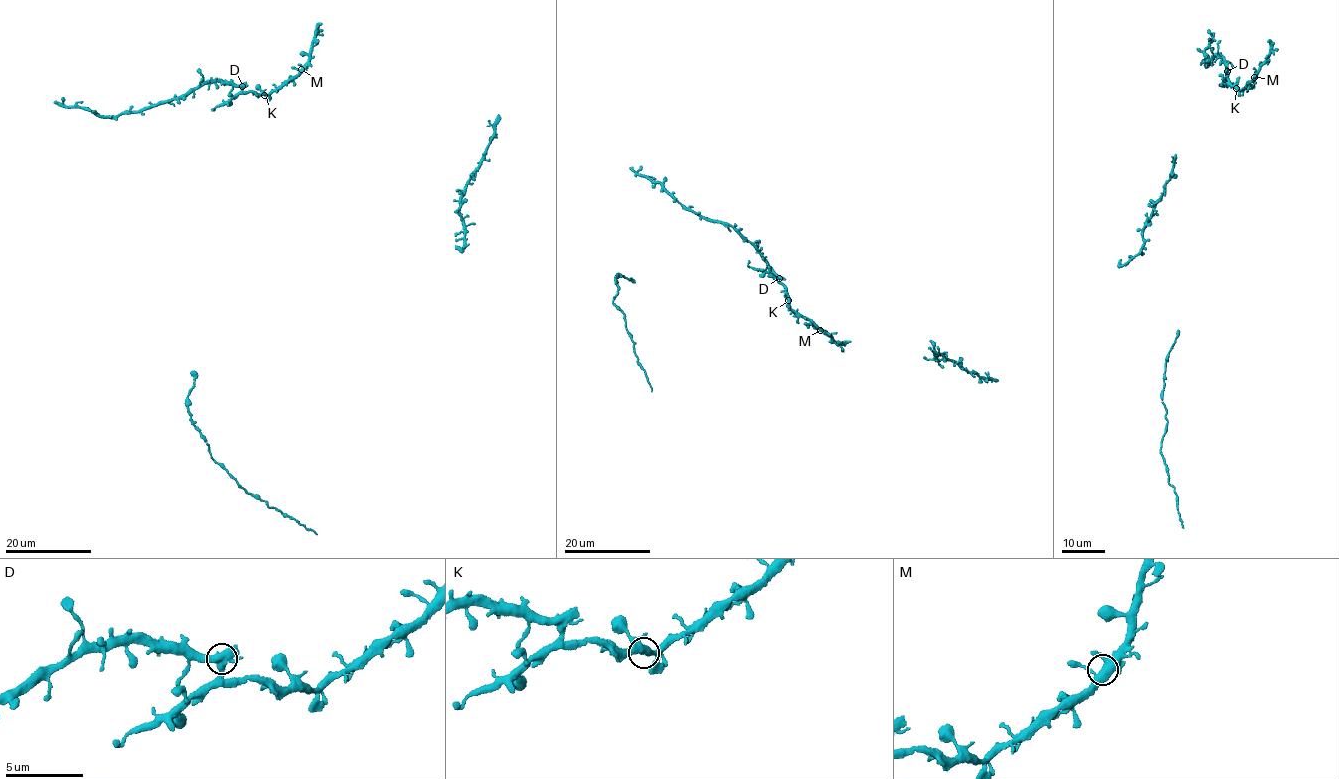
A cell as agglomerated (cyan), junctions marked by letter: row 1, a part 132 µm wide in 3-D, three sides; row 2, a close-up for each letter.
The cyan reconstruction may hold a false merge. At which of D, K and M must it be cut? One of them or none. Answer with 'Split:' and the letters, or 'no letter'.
Split: D

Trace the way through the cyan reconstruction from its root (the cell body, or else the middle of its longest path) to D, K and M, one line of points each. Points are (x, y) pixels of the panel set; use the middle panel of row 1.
D: (747, 264), (779, 278)
K: (747, 264), (775, 276), (784, 287), (788, 300)
M: (747, 264), (775, 276), (784, 287), (791, 309), (820, 330)

